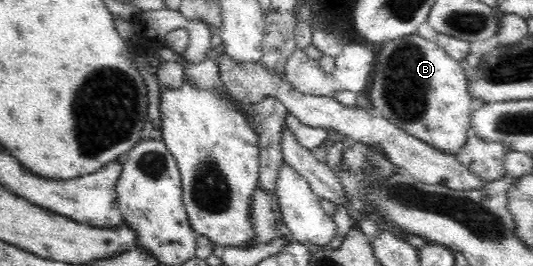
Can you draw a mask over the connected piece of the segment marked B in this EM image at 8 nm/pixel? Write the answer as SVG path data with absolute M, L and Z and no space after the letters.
M413 34L386 43L373 65L374 79L370 101L374 114L380 114L408 135L452 155L458 155L468 139L474 111L465 65L450 57L440 45Z

